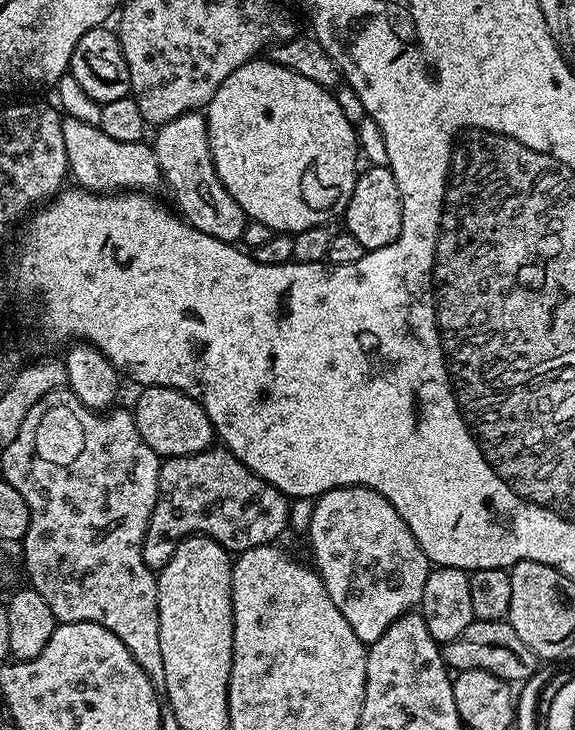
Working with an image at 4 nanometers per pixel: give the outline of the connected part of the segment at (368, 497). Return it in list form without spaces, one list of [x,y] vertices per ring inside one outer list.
[[[346,486],[315,497],[306,539],[312,543],[314,567],[330,598],[334,598],[334,606],[342,610],[342,618],[350,622],[350,630],[365,646],[381,638],[395,619],[417,607],[412,600],[398,600],[392,594],[380,596],[384,584],[380,576],[386,571],[384,560],[395,561],[406,548],[412,552],[418,542],[410,534],[410,526],[402,522],[402,514],[378,490]]]

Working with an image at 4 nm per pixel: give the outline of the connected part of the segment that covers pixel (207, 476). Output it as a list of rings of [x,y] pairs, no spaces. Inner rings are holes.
[[[223,446],[207,448],[205,452],[189,456],[169,456],[161,463],[158,478],[158,498],[152,511],[152,521],[142,542],[142,558],[146,566],[153,570],[165,568],[174,554],[174,550],[187,536],[208,536],[214,542],[227,548],[229,553],[239,554],[254,546],[262,546],[279,541],[284,528],[289,527],[289,497],[270,486],[258,474],[254,474],[246,465]]]

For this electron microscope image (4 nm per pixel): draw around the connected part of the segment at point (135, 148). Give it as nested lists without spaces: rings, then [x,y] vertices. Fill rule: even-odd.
[[[64,116],[61,119],[62,142],[66,142],[66,158],[71,179],[88,192],[115,194],[125,190],[156,190],[161,187],[162,177],[156,149],[151,143],[117,142],[97,125],[78,122],[78,118]]]

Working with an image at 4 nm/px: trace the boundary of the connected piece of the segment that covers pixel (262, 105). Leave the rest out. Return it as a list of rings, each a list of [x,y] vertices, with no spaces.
[[[253,58],[242,66],[238,66],[238,70],[234,70],[234,74],[230,74],[230,78],[226,78],[226,82],[222,82],[222,86],[218,86],[214,98],[206,109],[208,141],[210,142],[210,154],[214,158],[214,170],[222,182],[222,186],[226,186],[230,198],[234,198],[234,202],[238,202],[242,206],[244,215],[249,220],[258,222],[274,220],[276,225],[280,226],[284,224],[284,219],[298,222],[302,218],[312,217],[312,164],[318,164],[322,160],[322,146],[336,144],[336,142],[357,142],[357,136],[342,136],[342,132],[344,132],[342,122],[348,120],[330,120],[336,116],[336,108],[328,108],[328,94],[325,89],[317,87],[310,78],[302,78],[302,74],[294,74],[294,70],[286,70],[286,66],[278,66],[270,58],[260,59]]]

